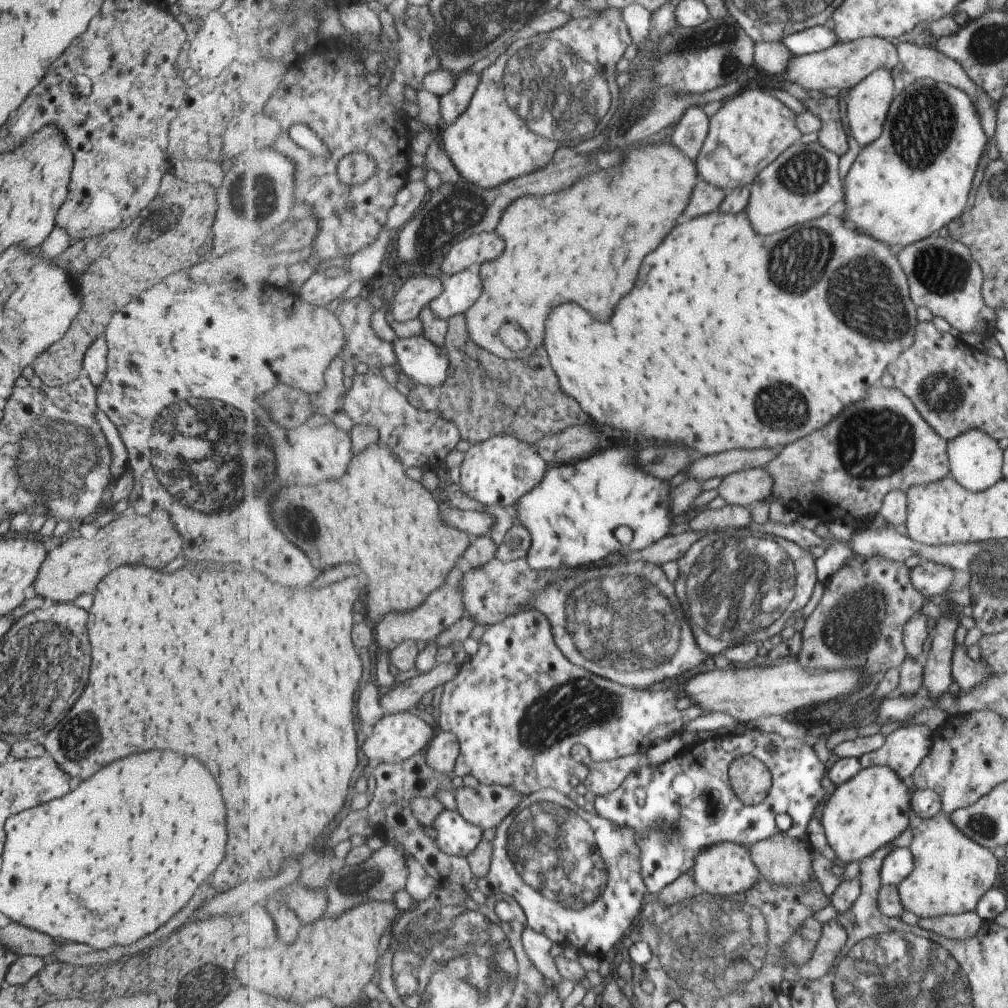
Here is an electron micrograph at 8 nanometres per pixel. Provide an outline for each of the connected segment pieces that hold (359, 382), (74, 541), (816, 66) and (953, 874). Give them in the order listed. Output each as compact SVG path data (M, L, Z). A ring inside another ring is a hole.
M370 367L366 373L353 376L343 408L354 423L370 424L377 428L380 432L380 444L391 447L406 468L417 466L426 469L435 460L443 464L449 452L453 452L463 438L461 428L455 421L409 404L407 395L401 394L393 384L389 384L379 367Z
M155 510L146 515L122 513L101 526L91 539L69 538L46 552L30 590L47 603L71 603L80 594L93 593L96 584L121 564L145 564L163 568L181 552L181 535L173 526L167 511Z
M868 37L857 39L848 43L839 42L827 50L815 54L793 57L788 71L781 75L784 80L801 85L807 90L825 89L849 90L857 86L861 80L865 80L875 70L893 70L900 63L898 45L889 39Z
M939 811L935 816L924 819L911 814L911 851L913 862L909 876L898 886L905 910L913 912L918 918L933 918L941 915L958 915L967 910L974 910L977 901L991 889L997 876L997 860L987 847L970 839L951 821L949 815Z

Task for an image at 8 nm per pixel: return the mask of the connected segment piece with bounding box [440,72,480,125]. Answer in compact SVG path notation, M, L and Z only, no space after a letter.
M469 72L461 74L455 90L440 97L442 119L447 125L456 123L457 119L468 110L479 83L480 74Z

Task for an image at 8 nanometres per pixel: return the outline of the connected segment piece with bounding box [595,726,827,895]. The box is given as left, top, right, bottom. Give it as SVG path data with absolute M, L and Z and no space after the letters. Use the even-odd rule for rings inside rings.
M753 726L741 727L715 733L710 739L693 744L682 755L677 755L666 763L634 770L615 792L608 795L598 795L595 800L595 808L603 818L622 827L629 827L638 834L638 841L643 849L642 875L645 884L649 887L650 892L659 895L665 887L675 882L680 876L691 872L696 866L696 858L706 848L725 840L737 844L741 843L750 848L766 838L779 834L779 826L777 826L779 814L786 813L792 819L791 827L787 831L791 838L806 838L817 805L823 800L823 796L827 792L827 789L823 787L825 772L827 772L825 762L803 739L785 738L779 733L763 732ZM743 755L757 757L772 772L770 793L761 804L746 805L732 787L731 763Z

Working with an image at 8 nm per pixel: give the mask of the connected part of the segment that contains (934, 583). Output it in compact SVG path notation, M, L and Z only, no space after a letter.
M923 561L910 569L909 576L925 599L935 594L943 597L951 584L952 570L933 561Z

